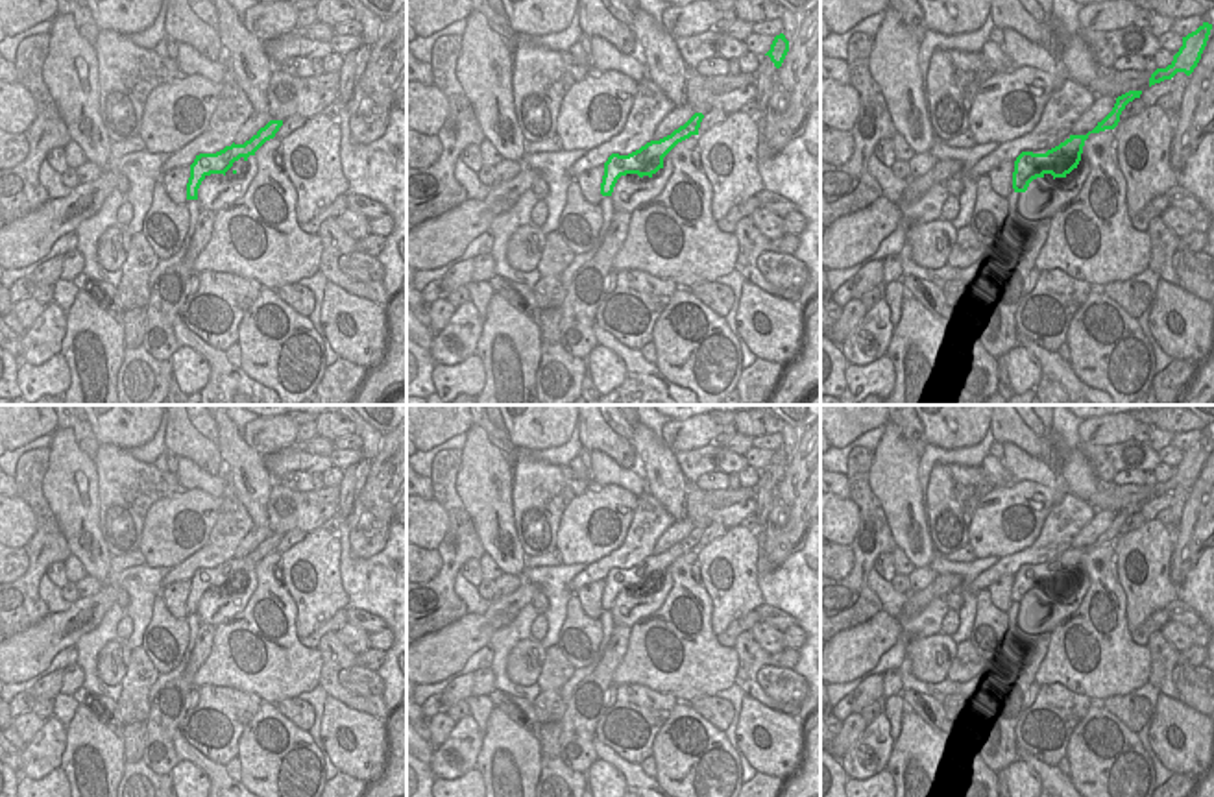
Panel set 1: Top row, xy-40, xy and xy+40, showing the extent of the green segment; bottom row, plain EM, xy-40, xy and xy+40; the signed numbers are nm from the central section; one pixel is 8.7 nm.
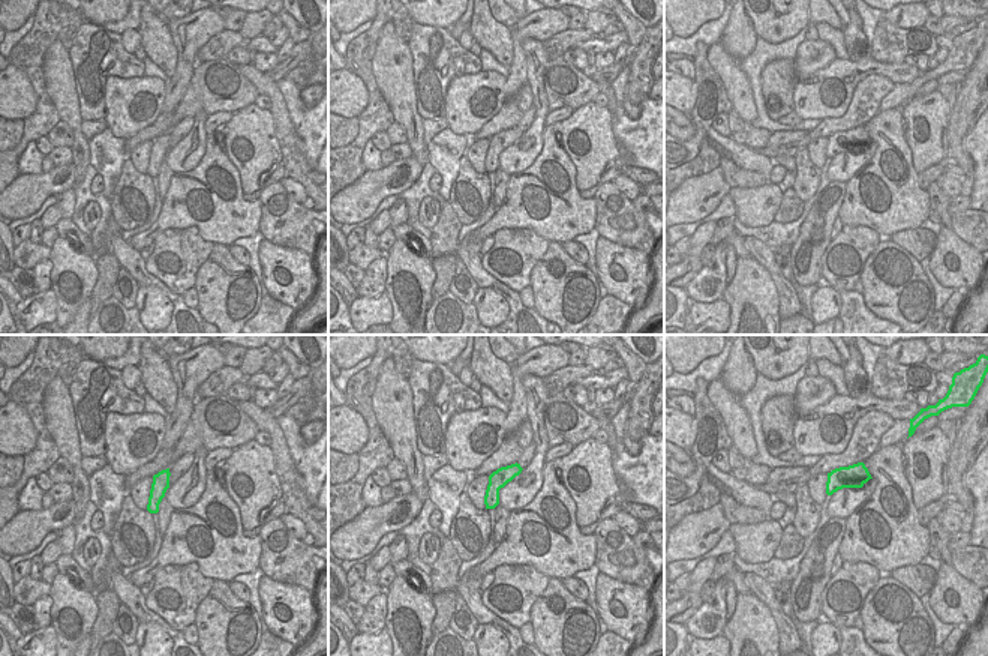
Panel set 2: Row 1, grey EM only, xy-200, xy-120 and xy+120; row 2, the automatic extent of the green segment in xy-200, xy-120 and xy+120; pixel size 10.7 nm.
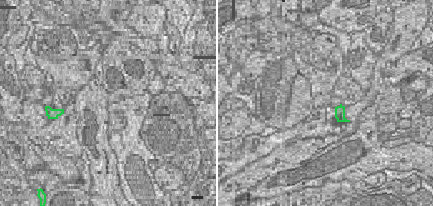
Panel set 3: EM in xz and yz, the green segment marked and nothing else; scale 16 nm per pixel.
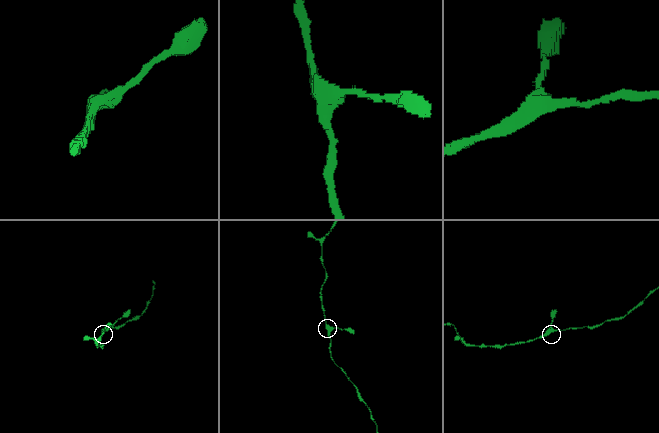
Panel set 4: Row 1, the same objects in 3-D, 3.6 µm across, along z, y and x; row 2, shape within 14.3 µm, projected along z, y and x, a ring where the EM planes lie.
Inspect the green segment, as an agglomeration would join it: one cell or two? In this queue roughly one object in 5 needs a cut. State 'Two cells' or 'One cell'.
One cell

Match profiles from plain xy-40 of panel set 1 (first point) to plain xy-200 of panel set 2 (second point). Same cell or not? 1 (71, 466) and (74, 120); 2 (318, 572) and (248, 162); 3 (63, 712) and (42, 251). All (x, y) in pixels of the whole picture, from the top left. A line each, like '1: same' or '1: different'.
1: same
2: same
3: different

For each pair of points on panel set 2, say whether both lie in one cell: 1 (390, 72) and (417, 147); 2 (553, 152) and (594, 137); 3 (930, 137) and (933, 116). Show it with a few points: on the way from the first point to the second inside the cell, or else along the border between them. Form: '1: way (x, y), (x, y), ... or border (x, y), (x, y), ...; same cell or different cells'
1: way (398, 90), (413, 129); same cell
2: border (559, 122), (559, 143), (574, 167), (576, 182); different cells
3: way (930, 132), (930, 120); same cell

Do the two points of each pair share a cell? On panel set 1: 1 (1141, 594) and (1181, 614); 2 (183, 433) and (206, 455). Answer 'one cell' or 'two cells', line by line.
1: two cells
2: one cell

